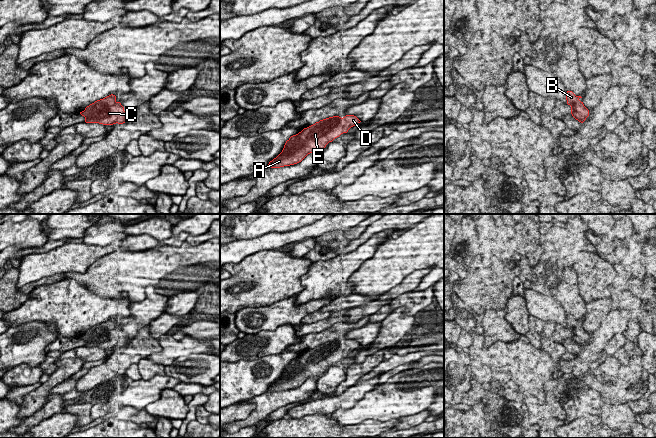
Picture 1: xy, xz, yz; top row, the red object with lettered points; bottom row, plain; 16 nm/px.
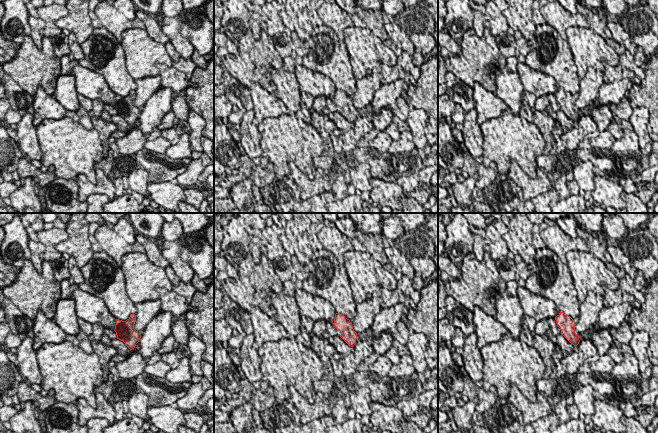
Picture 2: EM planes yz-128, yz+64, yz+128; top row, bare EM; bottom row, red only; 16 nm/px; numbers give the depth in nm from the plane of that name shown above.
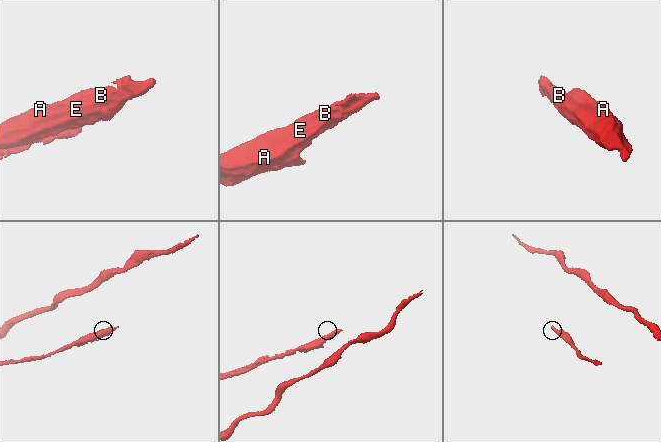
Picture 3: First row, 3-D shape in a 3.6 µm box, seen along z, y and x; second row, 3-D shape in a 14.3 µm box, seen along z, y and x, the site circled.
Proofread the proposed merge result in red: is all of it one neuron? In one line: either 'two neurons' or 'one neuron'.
one neuron

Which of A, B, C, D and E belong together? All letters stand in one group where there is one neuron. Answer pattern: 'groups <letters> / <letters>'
groups A B C D E

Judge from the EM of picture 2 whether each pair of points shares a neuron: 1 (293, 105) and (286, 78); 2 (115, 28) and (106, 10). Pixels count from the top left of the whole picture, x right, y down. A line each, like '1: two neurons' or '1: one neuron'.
1: one neuron
2: one neuron

